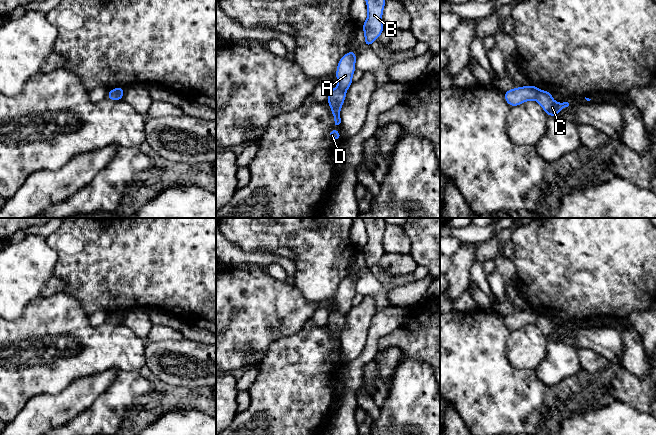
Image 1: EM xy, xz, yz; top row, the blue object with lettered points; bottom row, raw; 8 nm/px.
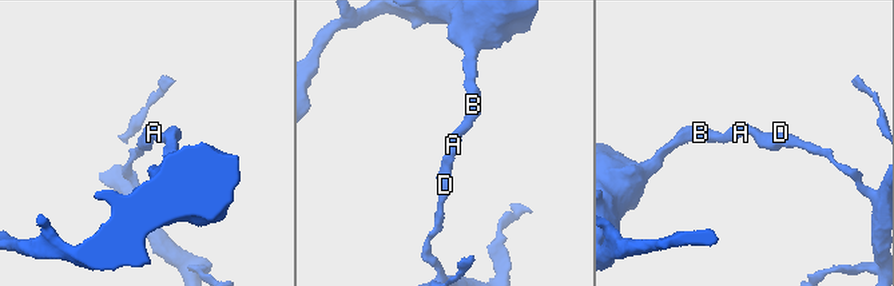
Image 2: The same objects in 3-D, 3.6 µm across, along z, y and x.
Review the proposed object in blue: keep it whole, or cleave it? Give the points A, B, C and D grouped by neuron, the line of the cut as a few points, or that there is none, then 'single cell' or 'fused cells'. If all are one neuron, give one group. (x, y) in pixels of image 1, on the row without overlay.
groups A B / C D; cut xy (112, 314), (120, 323); fused cells

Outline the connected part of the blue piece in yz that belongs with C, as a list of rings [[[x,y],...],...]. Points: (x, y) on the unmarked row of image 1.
[[[539,314],[539,319],[535,324],[542,330],[543,334],[549,340],[558,341],[558,337],[565,331],[569,330],[568,326],[557,327],[549,315]]]

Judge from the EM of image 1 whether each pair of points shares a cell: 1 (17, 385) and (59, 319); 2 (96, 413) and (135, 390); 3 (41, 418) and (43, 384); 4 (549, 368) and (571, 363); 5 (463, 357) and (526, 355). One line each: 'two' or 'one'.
1: one
2: one
3: two
4: one
5: two

